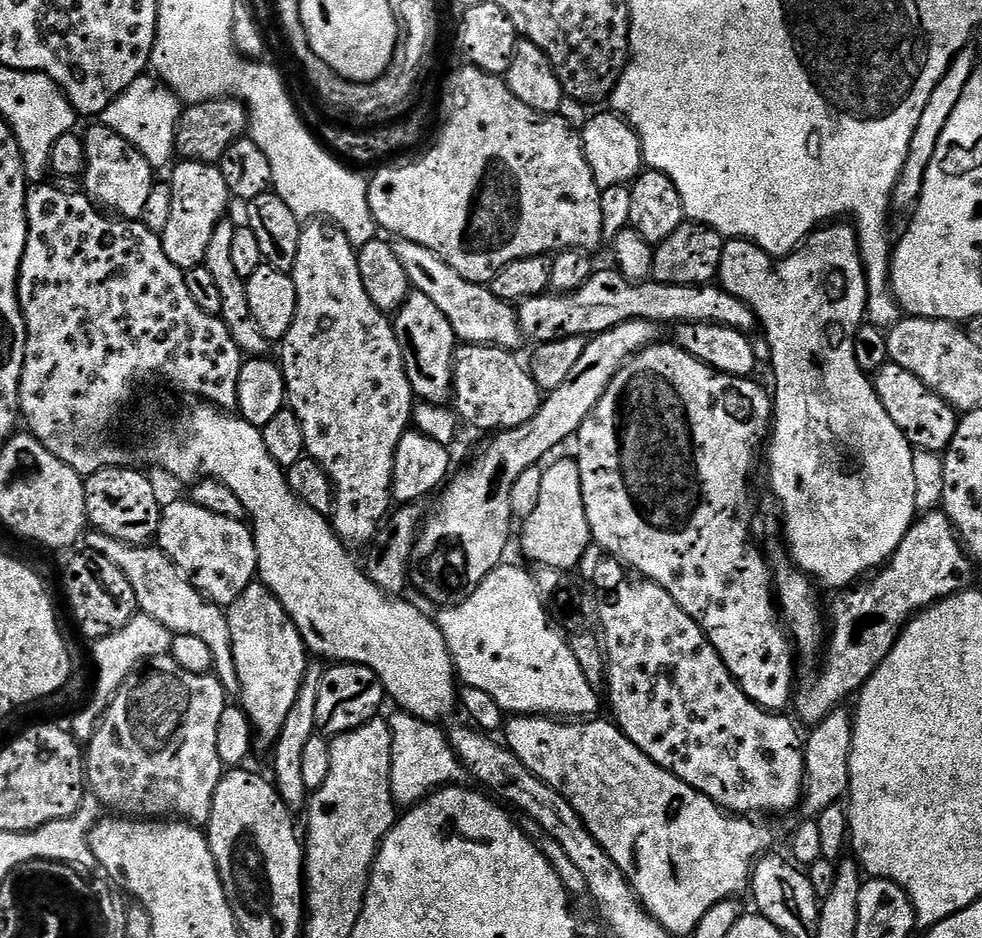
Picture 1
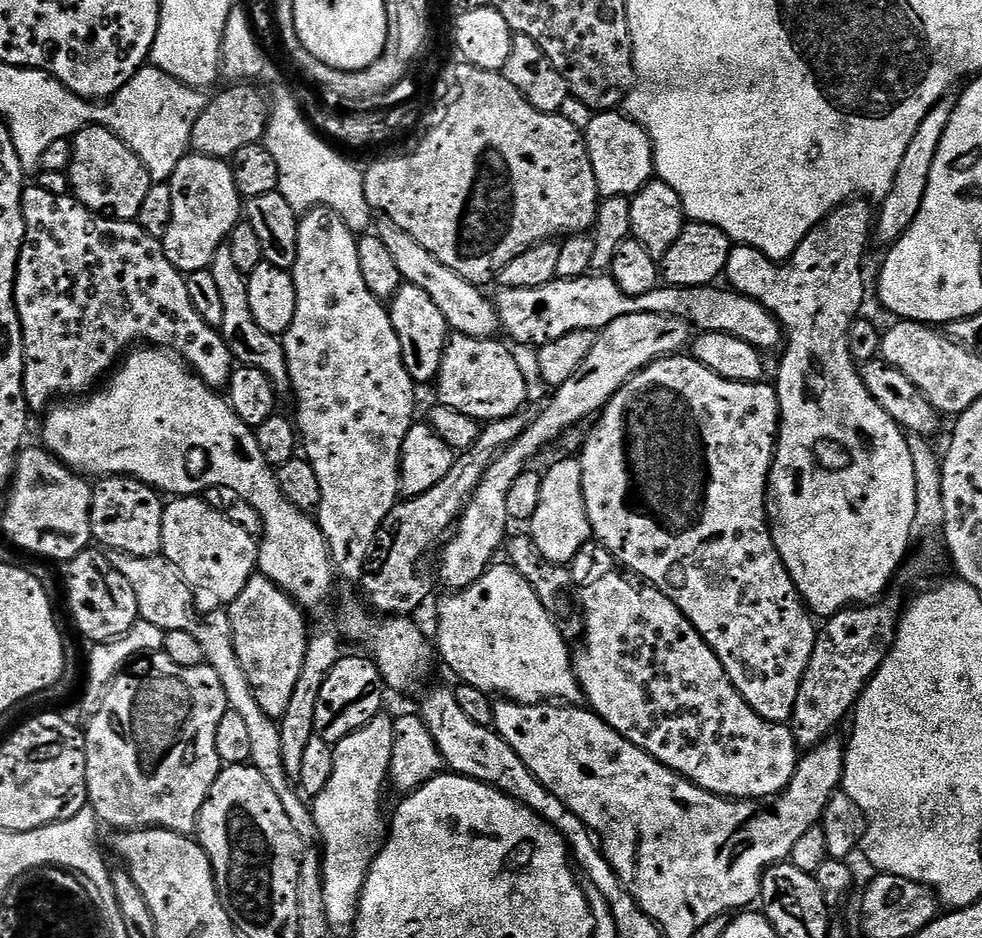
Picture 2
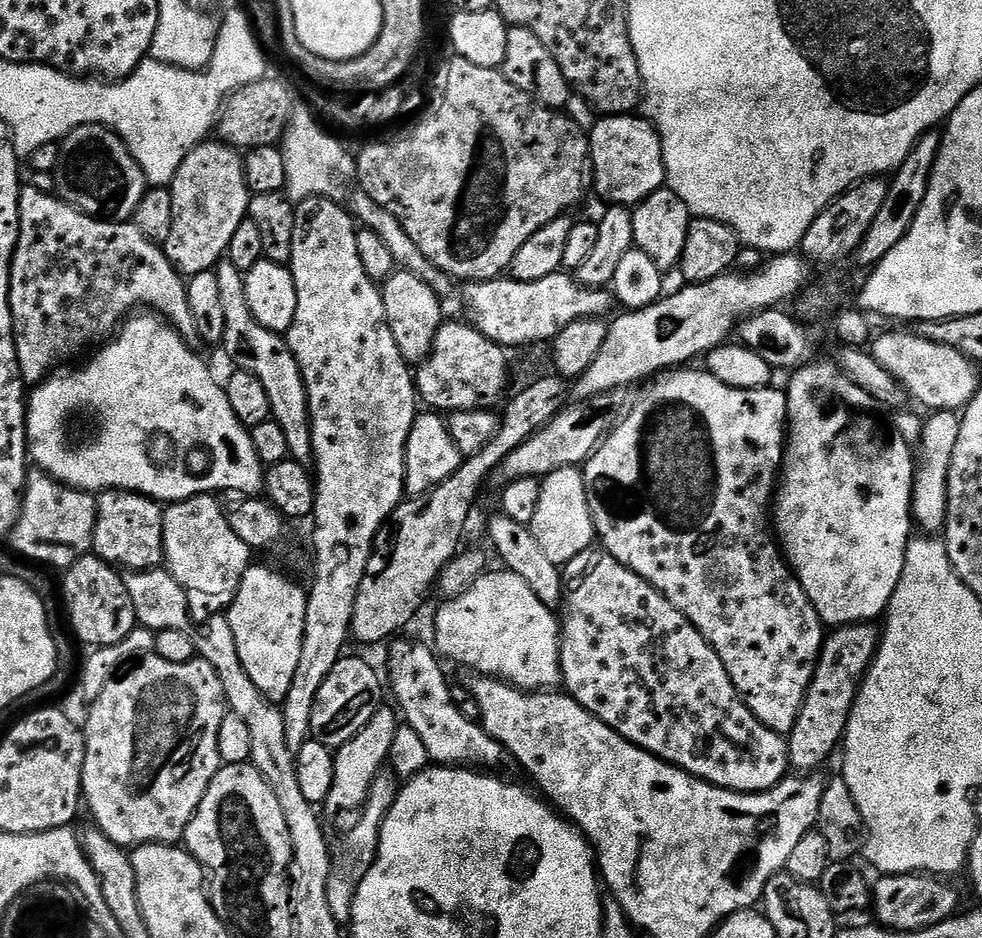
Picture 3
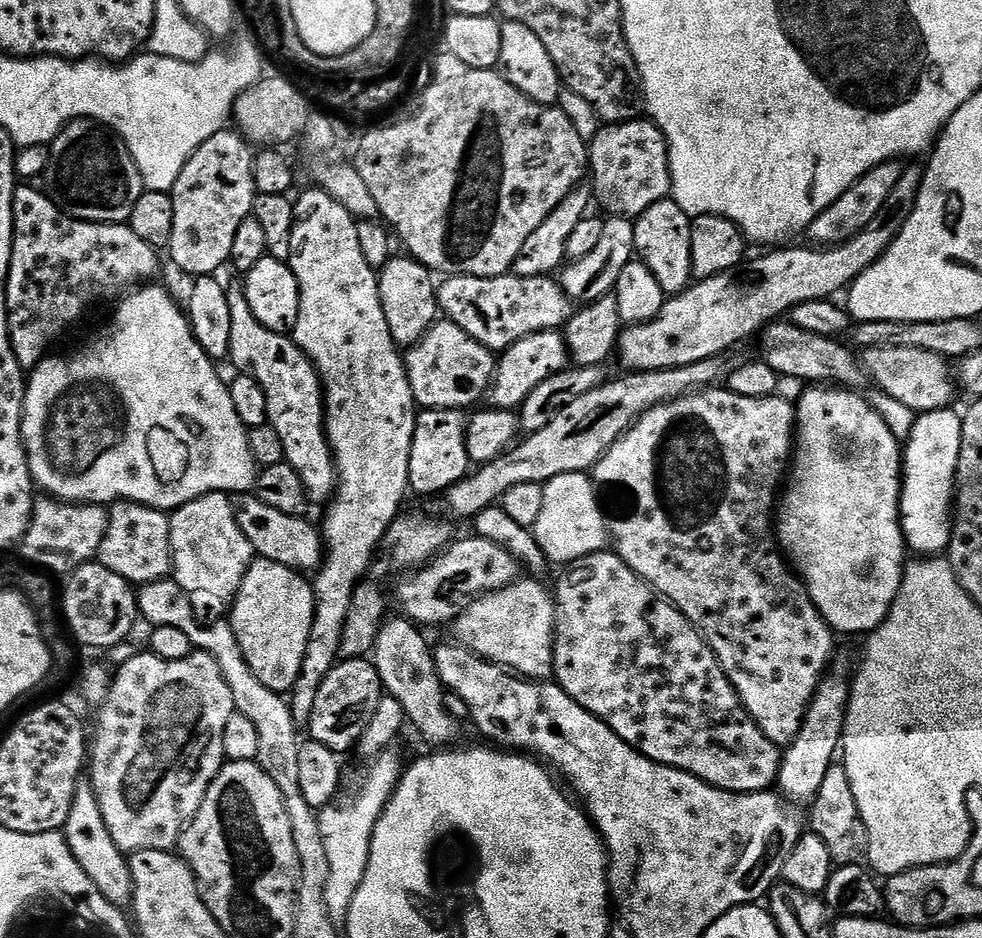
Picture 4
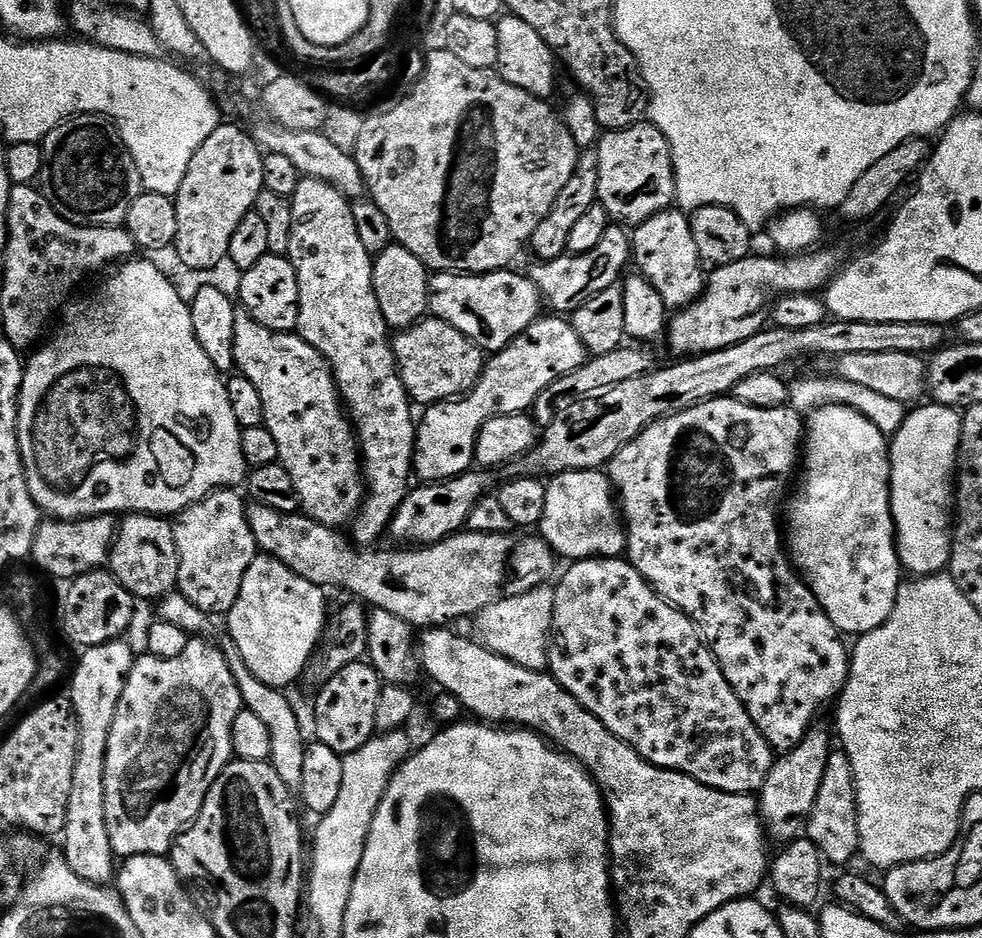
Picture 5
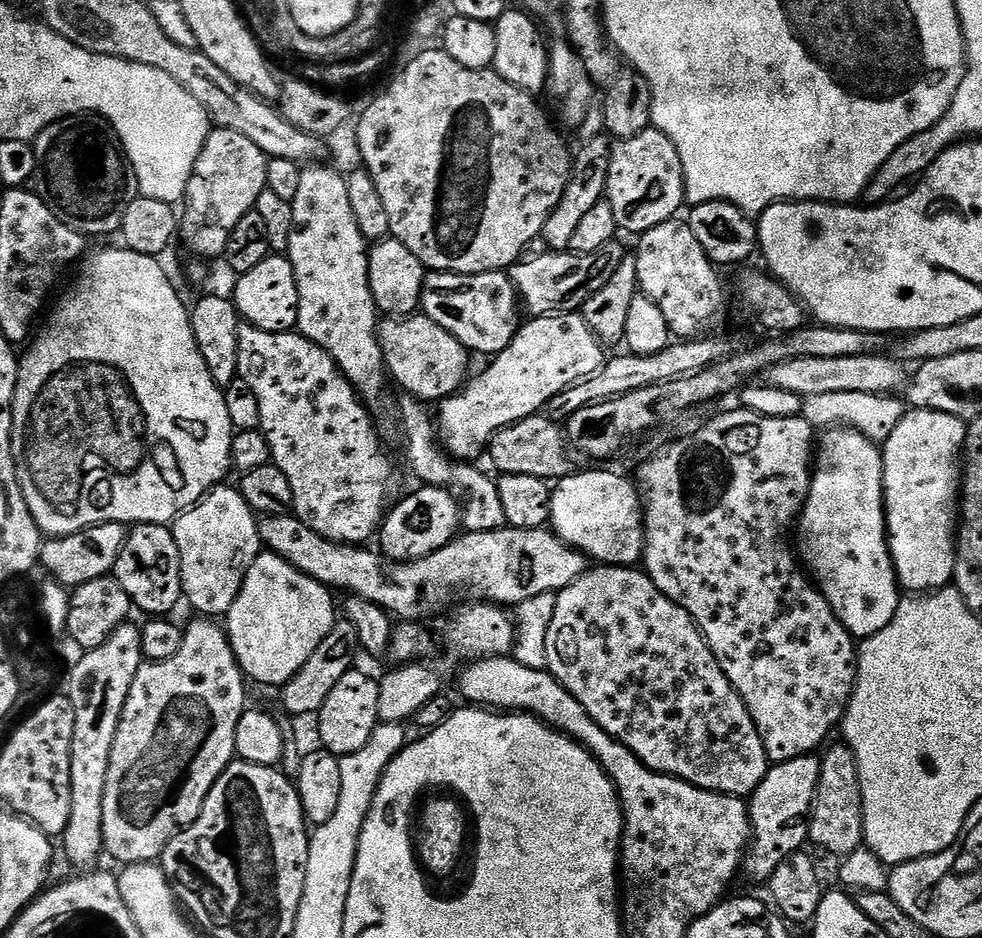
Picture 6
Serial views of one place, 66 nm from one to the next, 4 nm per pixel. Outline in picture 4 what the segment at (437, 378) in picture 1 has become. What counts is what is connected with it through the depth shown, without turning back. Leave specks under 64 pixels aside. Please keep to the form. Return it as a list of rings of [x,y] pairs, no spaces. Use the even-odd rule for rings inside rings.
[[[407,254],[393,255],[388,265],[379,269],[382,314],[386,314],[386,326],[401,349],[407,350],[426,335],[438,320],[438,284],[433,273],[424,264],[419,264]]]

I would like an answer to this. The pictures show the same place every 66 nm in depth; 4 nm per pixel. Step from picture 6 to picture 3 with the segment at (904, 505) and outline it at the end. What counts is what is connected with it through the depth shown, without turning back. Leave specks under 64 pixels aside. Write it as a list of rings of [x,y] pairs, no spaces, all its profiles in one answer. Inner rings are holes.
[[[937,411],[929,416],[923,421],[924,429],[918,445],[916,481],[912,483],[912,518],[926,531],[939,533],[948,518],[948,475],[954,446],[958,446],[960,416],[956,412]]]

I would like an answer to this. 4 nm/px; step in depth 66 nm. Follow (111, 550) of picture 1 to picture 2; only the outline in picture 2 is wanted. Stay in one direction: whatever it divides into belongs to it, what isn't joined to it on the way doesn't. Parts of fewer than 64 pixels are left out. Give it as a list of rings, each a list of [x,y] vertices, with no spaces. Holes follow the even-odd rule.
[[[121,552],[111,553],[112,564],[130,582],[134,590],[134,598],[138,598],[140,619],[150,622],[161,628],[164,633],[174,630],[186,630],[186,634],[194,634],[198,642],[202,642],[204,663],[222,678],[222,686],[226,690],[226,702],[230,711],[244,719],[250,733],[250,763],[252,767],[270,782],[274,794],[278,794],[278,802],[286,809],[290,823],[299,834],[301,841],[319,841],[320,835],[312,817],[309,801],[298,791],[293,777],[286,774],[286,766],[282,766],[282,734],[277,721],[270,717],[258,706],[254,698],[254,690],[246,678],[246,670],[242,670],[242,662],[238,662],[238,654],[234,650],[234,634],[230,626],[227,611],[208,612],[204,617],[196,613],[196,600],[194,590],[182,578],[182,574],[171,562],[165,560],[163,555],[158,556],[131,556]]]

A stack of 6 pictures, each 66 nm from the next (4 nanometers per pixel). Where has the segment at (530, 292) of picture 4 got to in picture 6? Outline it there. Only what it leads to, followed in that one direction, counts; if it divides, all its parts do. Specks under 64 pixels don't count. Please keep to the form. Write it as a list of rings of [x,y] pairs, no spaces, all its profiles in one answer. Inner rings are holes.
[[[504,270],[482,274],[429,271],[424,277],[420,308],[423,315],[438,322],[442,330],[454,334],[469,353],[481,352],[485,358],[506,350],[522,323],[516,287],[512,285],[511,275]]]

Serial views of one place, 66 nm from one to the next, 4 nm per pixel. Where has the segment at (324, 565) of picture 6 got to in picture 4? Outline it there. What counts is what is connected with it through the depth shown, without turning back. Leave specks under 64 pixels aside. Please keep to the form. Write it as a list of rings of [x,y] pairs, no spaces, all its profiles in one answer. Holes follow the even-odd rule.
[[[255,494],[237,495],[232,509],[238,530],[246,534],[253,553],[259,559],[278,562],[301,574],[312,574],[319,569],[324,559],[324,537],[321,529],[311,524],[311,519],[281,514],[279,510],[274,510],[274,506],[266,506],[266,502],[262,502]],[[469,535],[469,540],[457,539],[448,545],[429,564],[405,575],[396,588],[396,600],[407,619],[417,625],[448,624],[461,616],[479,596],[485,592],[496,592],[521,579],[522,566],[502,546],[478,535]]]

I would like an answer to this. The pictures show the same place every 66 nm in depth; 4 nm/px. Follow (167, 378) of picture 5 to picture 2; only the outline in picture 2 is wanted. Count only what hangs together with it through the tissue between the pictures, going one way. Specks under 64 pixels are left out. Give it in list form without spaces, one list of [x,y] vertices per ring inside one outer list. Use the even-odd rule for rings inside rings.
[[[140,346],[135,350],[129,351],[123,357],[119,367],[107,377],[106,383],[108,385],[105,388],[97,387],[95,391],[85,395],[83,399],[76,398],[71,402],[60,402],[47,409],[46,415],[43,417],[45,420],[44,441],[42,441],[43,447],[47,451],[51,452],[56,459],[61,460],[61,462],[77,474],[87,474],[92,478],[133,476],[135,480],[141,480],[143,484],[149,484],[151,488],[157,489],[161,493],[167,494],[167,492],[172,492],[168,494],[176,498],[203,494],[210,488],[229,488],[230,491],[236,493],[239,499],[244,500],[250,506],[254,506],[254,510],[258,510],[258,514],[264,523],[263,533],[258,540],[258,547],[260,549],[258,561],[259,575],[264,576],[270,582],[274,582],[304,610],[318,607],[331,594],[332,587],[338,584],[338,577],[336,569],[332,566],[332,558],[328,554],[328,543],[322,534],[319,523],[309,513],[296,508],[285,498],[276,481],[276,473],[272,465],[266,462],[266,458],[262,458],[262,450],[258,450],[258,438],[255,431],[248,428],[246,422],[242,422],[242,418],[238,418],[238,414],[234,411],[231,404],[228,403],[227,399],[217,389],[211,388],[200,376],[195,375],[183,360],[155,346]]]

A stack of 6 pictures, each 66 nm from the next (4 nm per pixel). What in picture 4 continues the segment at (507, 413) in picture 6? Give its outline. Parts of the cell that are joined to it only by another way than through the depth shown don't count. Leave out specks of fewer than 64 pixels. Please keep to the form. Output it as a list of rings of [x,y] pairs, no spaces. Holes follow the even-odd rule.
[[[559,331],[535,332],[499,353],[496,361],[496,375],[492,378],[492,386],[488,389],[487,403],[494,408],[519,409],[520,404],[538,386],[538,382],[546,382],[546,378],[556,376],[569,367],[568,347]],[[426,408],[417,415],[414,426],[414,442],[410,442],[410,474],[408,487],[420,496],[436,496],[447,492],[459,480],[464,479],[470,472],[470,461],[466,450],[466,416],[463,411],[454,408]]]

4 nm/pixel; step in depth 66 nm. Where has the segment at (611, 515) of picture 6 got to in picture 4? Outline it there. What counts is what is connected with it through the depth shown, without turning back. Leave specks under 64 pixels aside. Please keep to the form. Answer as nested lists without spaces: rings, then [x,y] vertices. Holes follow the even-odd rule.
[[[588,472],[558,474],[558,478],[548,481],[544,485],[538,522],[530,531],[553,565],[567,566],[583,556],[605,551],[610,544],[608,522],[591,475]]]

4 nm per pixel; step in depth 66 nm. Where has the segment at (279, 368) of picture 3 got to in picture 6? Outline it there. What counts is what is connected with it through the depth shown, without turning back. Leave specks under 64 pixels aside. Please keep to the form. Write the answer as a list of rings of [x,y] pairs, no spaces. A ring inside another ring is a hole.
[[[241,323],[238,330],[238,376],[239,379],[246,382],[246,386],[250,386],[250,390],[254,390],[254,395],[258,397],[258,410],[262,413],[259,431],[264,433],[266,442],[270,446],[271,463],[276,464],[278,470],[282,470],[282,474],[286,474],[286,478],[290,482],[290,490],[294,490],[294,502],[292,503],[294,515],[302,522],[306,522],[306,526],[310,526],[310,530],[326,537],[327,540],[333,540],[335,544],[367,545],[368,539],[371,536],[373,539],[377,535],[390,507],[390,501],[393,499],[392,487],[396,484],[396,468],[392,465],[391,458],[384,453],[383,446],[380,445],[380,436],[376,433],[375,426],[372,425],[372,416],[364,409],[365,401],[358,395],[352,383],[345,378],[344,373],[337,368],[336,362],[330,358],[330,354],[326,354],[326,350],[322,350],[317,344],[300,335],[299,331],[267,332],[258,330],[252,324]]]

